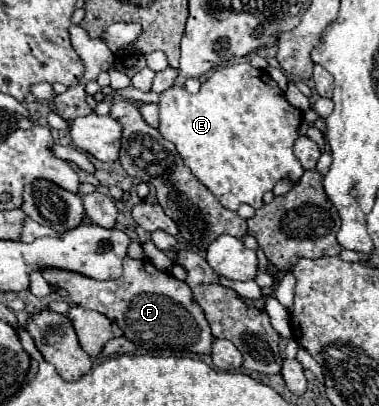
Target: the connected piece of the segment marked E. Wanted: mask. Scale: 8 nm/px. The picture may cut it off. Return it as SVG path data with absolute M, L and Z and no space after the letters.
M235 63L221 67L211 73L203 83L199 93L191 95L185 87L171 87L159 95L159 133L175 143L185 165L193 175L219 199L219 203L235 211L241 203L247 203L255 209L263 205L263 193L271 191L277 181L285 175L299 181L303 167L293 155L293 143L299 137L297 129L301 123L301 111L291 107L277 87L277 83L265 73L249 63Z

